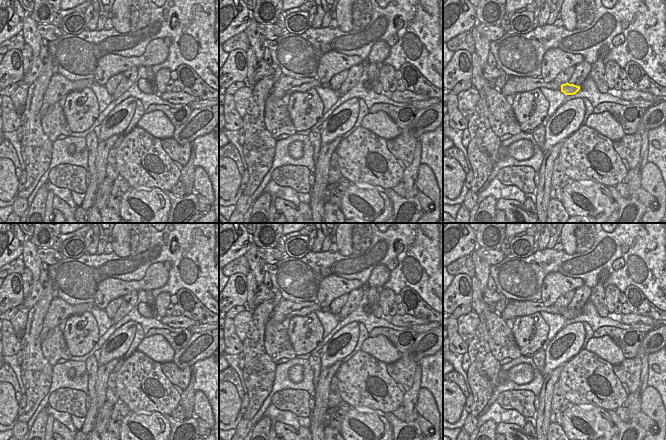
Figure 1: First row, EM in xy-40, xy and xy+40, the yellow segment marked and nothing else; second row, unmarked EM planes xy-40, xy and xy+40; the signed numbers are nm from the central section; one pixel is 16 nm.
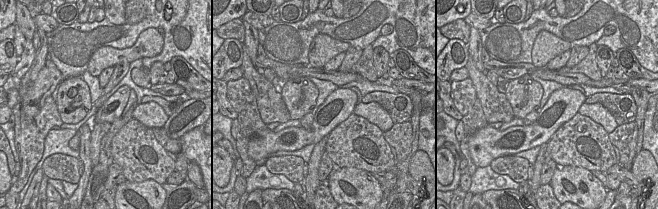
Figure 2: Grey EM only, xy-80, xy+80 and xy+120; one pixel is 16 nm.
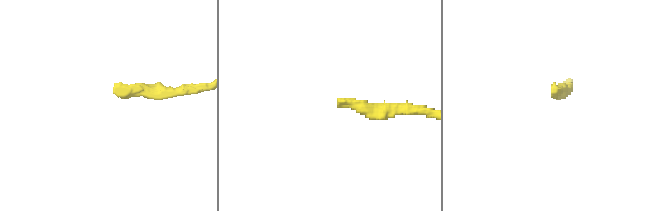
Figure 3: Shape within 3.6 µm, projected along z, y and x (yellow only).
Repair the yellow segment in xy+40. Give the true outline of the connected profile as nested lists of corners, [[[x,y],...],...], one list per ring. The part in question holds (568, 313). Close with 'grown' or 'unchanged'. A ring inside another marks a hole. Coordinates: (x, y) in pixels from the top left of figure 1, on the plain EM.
[[[508,300],[505,310],[500,316],[506,321],[508,319],[515,319],[520,316],[528,316],[541,311],[561,315],[566,320],[574,319],[580,314],[580,310],[569,308],[568,306],[558,307],[555,304],[546,306],[541,301]]] | grown

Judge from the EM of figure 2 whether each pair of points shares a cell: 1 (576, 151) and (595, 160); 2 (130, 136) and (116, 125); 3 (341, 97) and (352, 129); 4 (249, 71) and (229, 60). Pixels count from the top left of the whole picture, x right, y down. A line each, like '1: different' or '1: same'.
1: same
2: different
3: different
4: different

